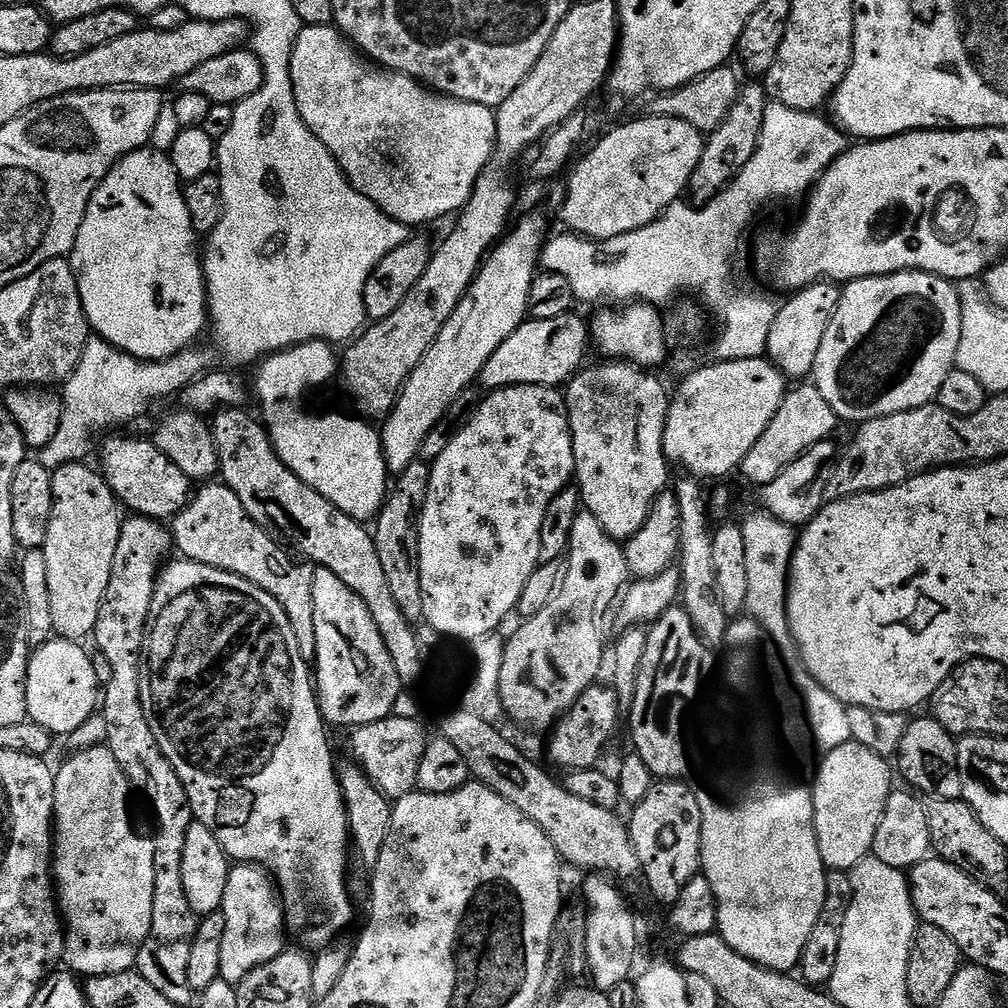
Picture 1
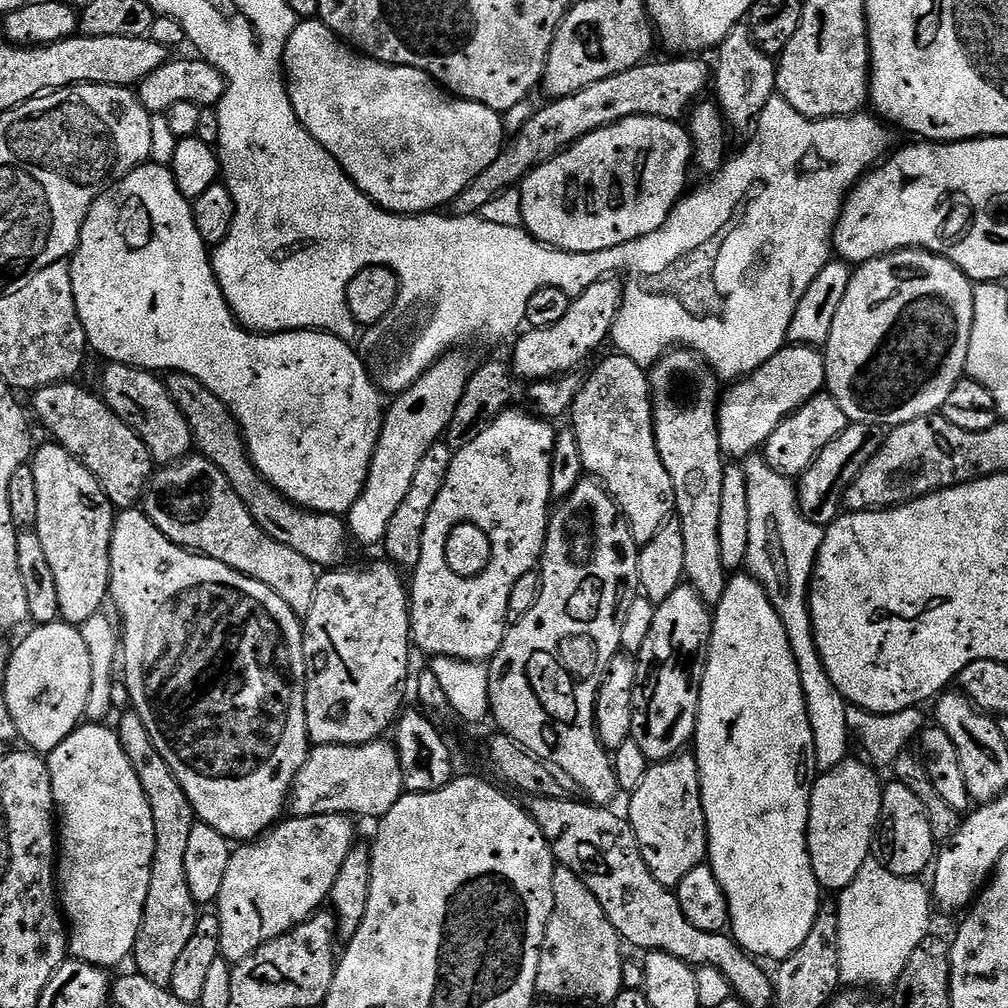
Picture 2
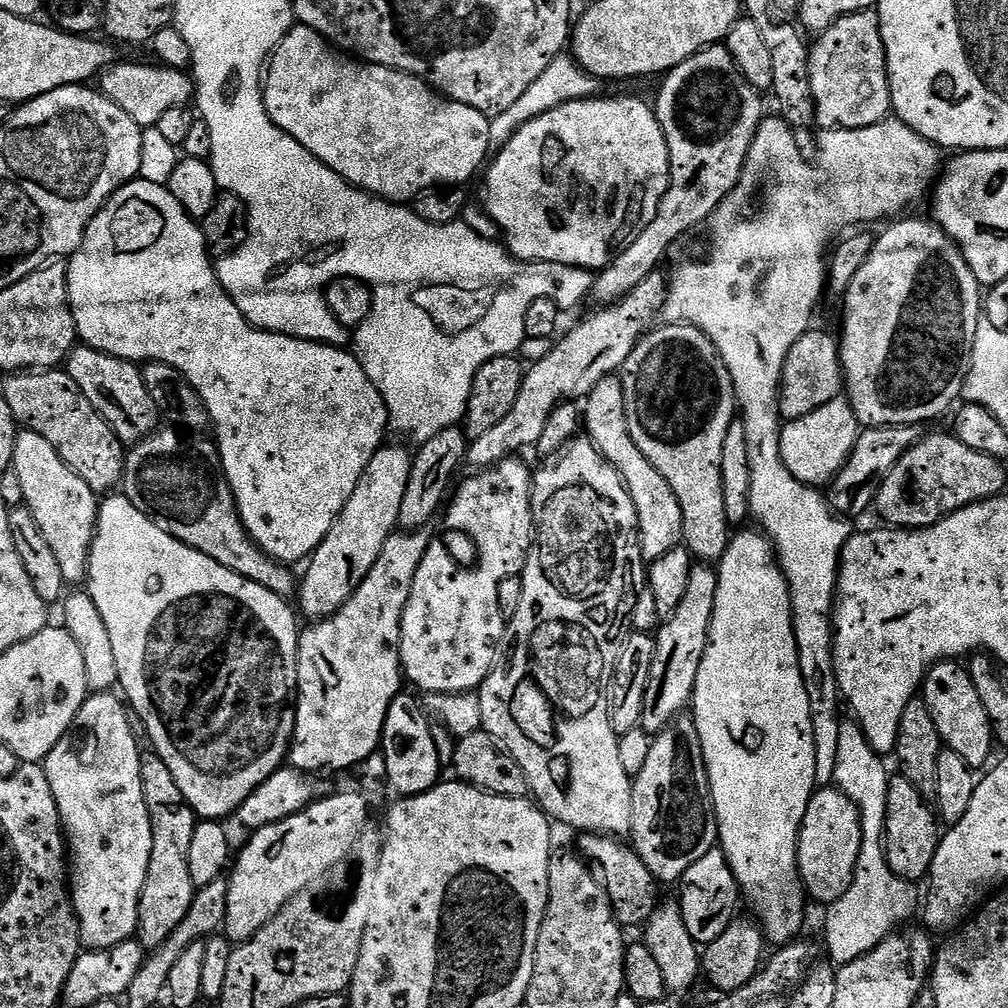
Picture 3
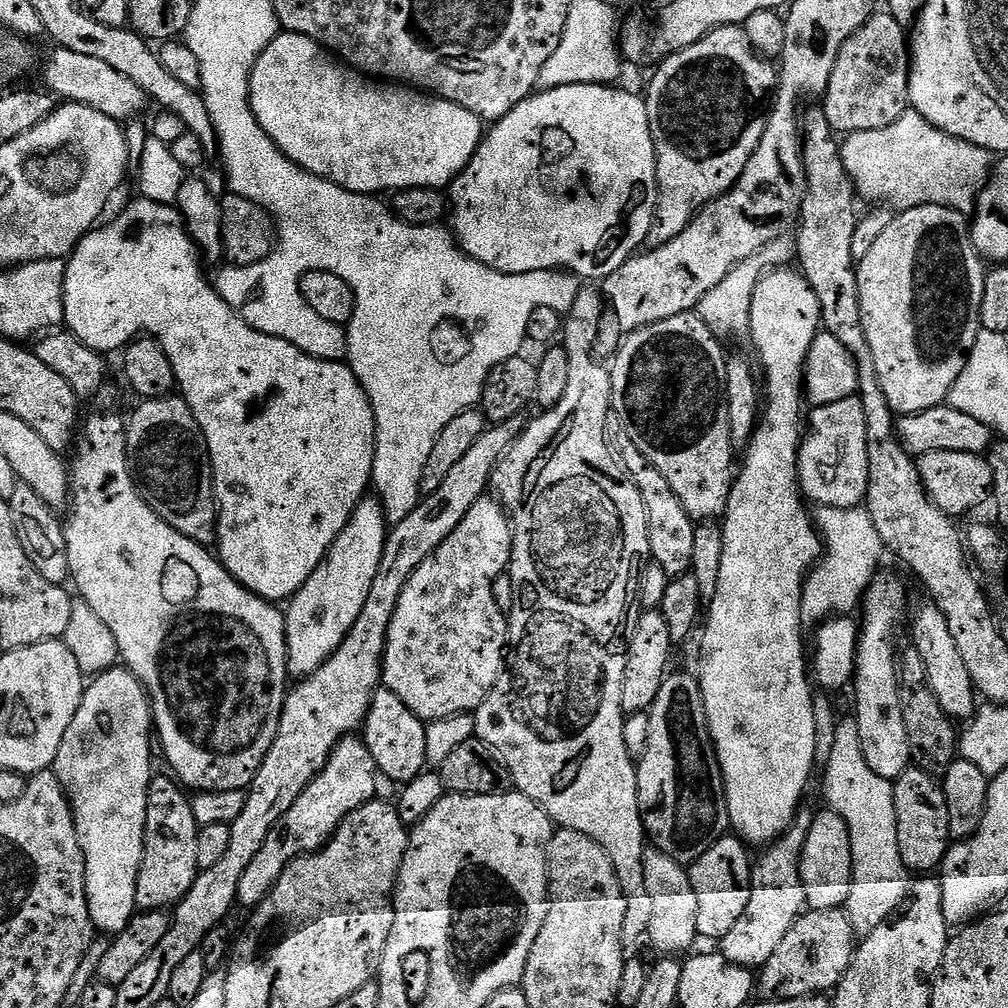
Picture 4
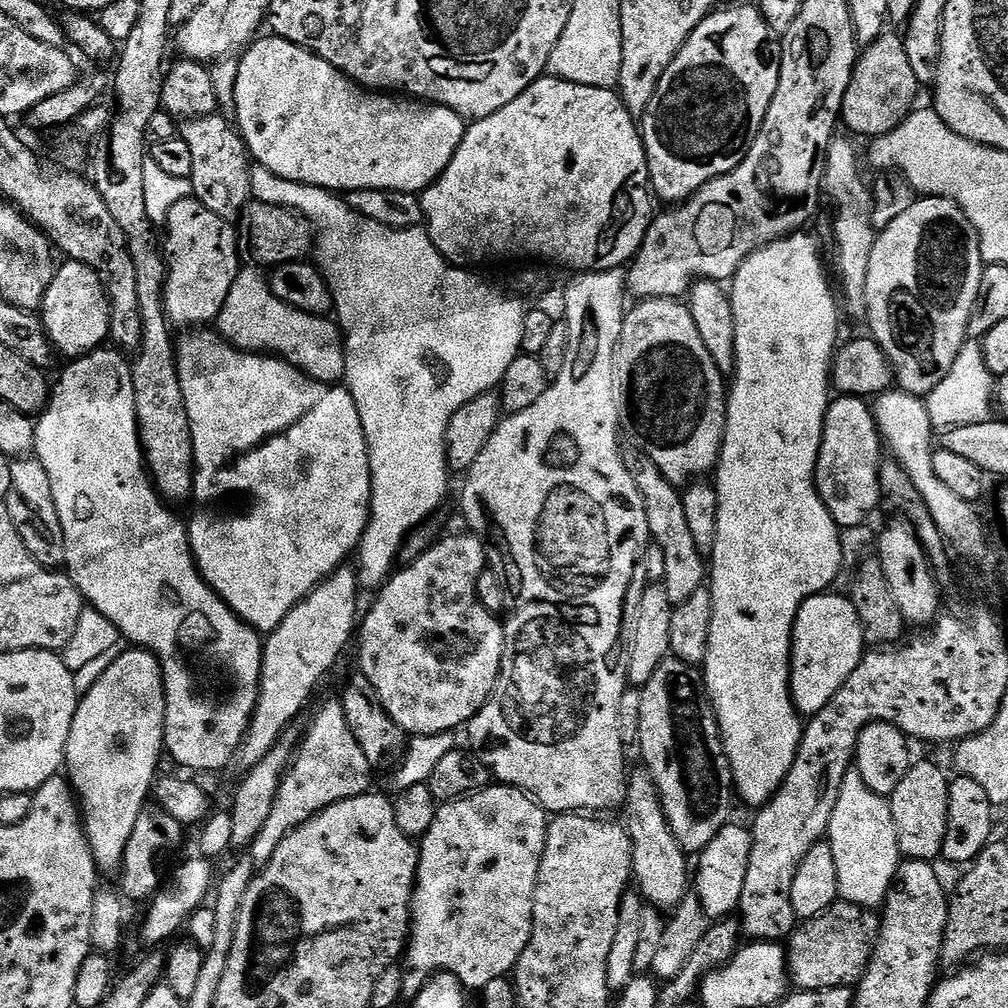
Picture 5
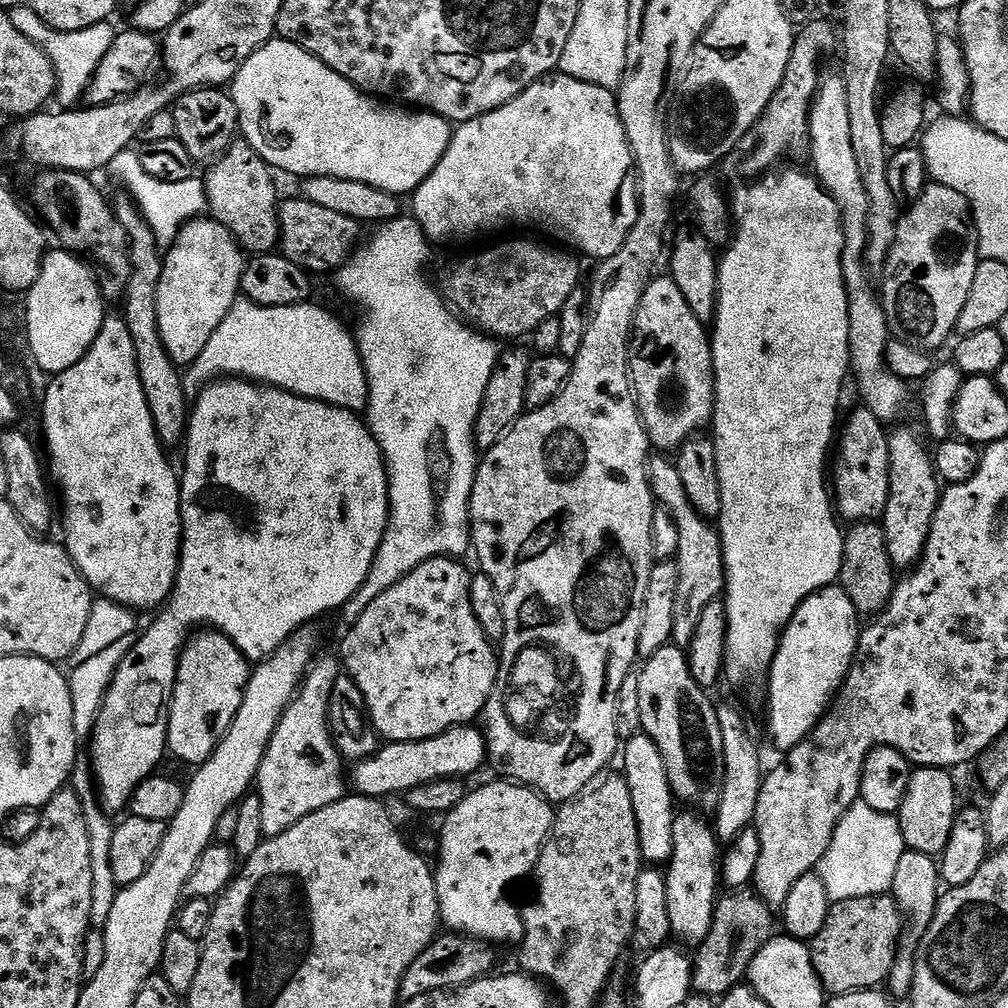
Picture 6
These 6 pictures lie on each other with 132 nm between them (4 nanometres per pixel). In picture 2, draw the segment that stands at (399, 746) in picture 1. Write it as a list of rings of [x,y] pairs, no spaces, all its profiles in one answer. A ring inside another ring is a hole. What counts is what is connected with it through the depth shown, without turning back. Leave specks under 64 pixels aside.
[[[381,738],[369,744],[317,744],[309,751],[290,793],[290,812],[298,816],[373,816],[379,818],[405,795],[395,743]]]

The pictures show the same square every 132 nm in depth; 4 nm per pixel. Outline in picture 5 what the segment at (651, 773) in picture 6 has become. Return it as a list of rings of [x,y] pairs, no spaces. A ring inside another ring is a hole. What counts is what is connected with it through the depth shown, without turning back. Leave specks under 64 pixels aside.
[[[647,770],[627,777],[628,793],[624,795],[622,812],[628,815],[626,827],[632,840],[632,875],[635,887],[651,907],[675,910],[690,892],[690,864],[680,843],[668,825],[658,790]]]

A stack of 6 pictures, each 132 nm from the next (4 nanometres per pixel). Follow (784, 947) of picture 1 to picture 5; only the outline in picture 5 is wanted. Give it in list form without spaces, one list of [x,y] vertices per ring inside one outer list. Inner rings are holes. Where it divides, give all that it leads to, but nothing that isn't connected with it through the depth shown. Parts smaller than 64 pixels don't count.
[[[801,230],[793,235],[785,236],[782,240],[775,240],[772,244],[767,244],[765,248],[759,248],[754,254],[744,260],[742,266],[736,271],[736,275],[730,281],[730,295],[732,298],[732,305],[734,306],[734,322],[736,323],[736,371],[730,380],[730,391],[728,392],[728,421],[726,422],[726,430],[724,431],[724,445],[720,451],[720,463],[714,469],[714,487],[718,494],[718,534],[714,542],[714,550],[710,554],[710,591],[712,594],[712,618],[710,620],[710,638],[708,639],[708,653],[702,665],[702,679],[705,688],[708,689],[708,698],[712,701],[712,708],[716,711],[718,718],[718,726],[722,734],[722,742],[724,749],[728,755],[728,761],[732,767],[732,782],[734,785],[734,792],[737,797],[740,796],[749,804],[753,810],[760,810],[771,801],[772,797],[780,791],[780,787],[784,784],[784,779],[790,774],[790,770],[796,761],[796,755],[800,749],[800,741],[802,739],[802,717],[796,711],[796,703],[792,700],[792,631],[794,630],[794,622],[798,610],[802,606],[802,602],[806,602],[806,598],[811,596],[819,596],[827,593],[828,588],[840,576],[840,567],[846,563],[844,554],[844,542],[842,539],[842,529],[836,525],[834,518],[830,514],[830,510],[826,510],[826,506],[822,502],[822,498],[816,489],[816,463],[818,462],[818,454],[822,446],[822,434],[824,433],[824,419],[828,413],[828,405],[830,403],[830,395],[828,396],[828,388],[830,392],[830,381],[832,378],[832,363],[838,351],[838,343],[836,339],[840,336],[840,312],[842,316],[842,308],[836,305],[836,296],[832,293],[832,288],[828,285],[828,276],[824,273],[824,264],[820,261],[820,248],[816,245],[816,240],[812,236],[807,236],[807,231]]]

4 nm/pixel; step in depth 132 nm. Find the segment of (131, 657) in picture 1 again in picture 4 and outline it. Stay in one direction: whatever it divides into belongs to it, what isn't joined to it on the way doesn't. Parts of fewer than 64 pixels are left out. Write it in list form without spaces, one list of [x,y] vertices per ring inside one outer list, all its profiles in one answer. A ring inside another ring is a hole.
[[[153,775],[148,788],[144,853],[136,883],[136,906],[140,910],[171,909],[188,893],[198,875],[196,850],[200,828],[192,813],[192,802],[175,779],[165,776]]]

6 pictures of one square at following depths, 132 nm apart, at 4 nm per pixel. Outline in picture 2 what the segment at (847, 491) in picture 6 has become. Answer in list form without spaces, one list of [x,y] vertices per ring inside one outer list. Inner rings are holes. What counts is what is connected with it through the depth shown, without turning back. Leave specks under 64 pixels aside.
[[[821,394],[810,398],[810,402],[806,402],[798,411],[785,418],[778,430],[770,434],[762,449],[764,461],[768,463],[770,470],[774,470],[774,474],[799,478],[812,465],[814,458],[822,454],[822,450],[826,450],[826,446],[830,446],[830,442],[834,442],[834,438],[838,438],[842,430],[848,428],[849,423],[846,414],[842,414],[842,406],[838,406],[832,396]]]

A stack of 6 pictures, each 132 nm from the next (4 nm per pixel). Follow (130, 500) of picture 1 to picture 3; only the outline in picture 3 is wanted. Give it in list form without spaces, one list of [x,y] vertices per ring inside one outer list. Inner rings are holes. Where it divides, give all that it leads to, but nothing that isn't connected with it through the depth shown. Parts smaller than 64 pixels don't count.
[[[25,370],[5,375],[3,378],[5,380],[2,394],[6,398],[6,406],[10,406],[12,417],[16,420],[17,425],[21,429],[42,434],[42,438],[46,438],[46,442],[50,442],[50,446],[54,446],[54,450],[58,450],[60,460],[66,462],[66,466],[70,466],[70,470],[74,470],[74,474],[78,474],[78,478],[82,478],[82,482],[86,482],[86,486],[90,486],[90,490],[94,490],[98,494],[108,494],[115,489],[112,488],[115,484],[117,487],[123,481],[126,459],[125,444],[114,434],[114,430],[108,425],[106,418],[102,418],[98,414],[98,410],[94,410],[94,406],[90,406],[90,398],[86,398],[86,394],[82,394],[78,382],[74,382],[74,378],[70,378],[67,371]]]

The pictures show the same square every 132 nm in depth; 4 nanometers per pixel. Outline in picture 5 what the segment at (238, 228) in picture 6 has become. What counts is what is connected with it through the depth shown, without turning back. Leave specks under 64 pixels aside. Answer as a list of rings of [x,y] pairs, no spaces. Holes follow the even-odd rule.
[[[223,115],[183,121],[179,125],[178,136],[186,142],[186,146],[190,146],[190,155],[194,162],[190,177],[192,195],[198,202],[202,202],[202,206],[206,206],[206,210],[214,210],[214,214],[232,222],[243,213],[244,207],[253,199],[254,161],[237,125]]]

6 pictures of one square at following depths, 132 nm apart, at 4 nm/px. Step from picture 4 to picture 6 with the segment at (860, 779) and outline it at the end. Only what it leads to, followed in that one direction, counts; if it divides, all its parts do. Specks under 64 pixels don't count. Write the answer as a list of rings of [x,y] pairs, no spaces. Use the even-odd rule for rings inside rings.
[[[859,799],[838,822],[834,838],[819,862],[818,874],[833,901],[883,896],[892,891],[898,860],[905,851],[899,819],[891,812],[874,810],[874,806]]]

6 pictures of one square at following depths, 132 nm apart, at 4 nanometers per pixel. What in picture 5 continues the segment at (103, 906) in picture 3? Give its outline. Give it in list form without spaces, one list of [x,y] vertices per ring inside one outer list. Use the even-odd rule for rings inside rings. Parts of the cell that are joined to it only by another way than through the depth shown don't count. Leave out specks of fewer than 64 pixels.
[[[142,648],[124,650],[106,670],[106,674],[102,674],[102,678],[98,678],[98,682],[94,682],[94,686],[79,697],[74,722],[70,726],[70,738],[66,738],[64,768],[66,779],[72,785],[82,809],[84,833],[88,836],[88,845],[101,873],[115,873],[123,865],[126,842],[130,842],[134,824],[144,813],[158,779],[156,767],[160,764],[160,752],[162,756],[165,751],[165,722],[166,694],[162,670],[156,655]]]

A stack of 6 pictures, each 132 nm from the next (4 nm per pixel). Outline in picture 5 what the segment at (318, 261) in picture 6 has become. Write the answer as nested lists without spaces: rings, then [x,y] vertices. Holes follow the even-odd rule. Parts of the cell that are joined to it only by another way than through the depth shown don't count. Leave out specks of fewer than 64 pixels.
[[[250,202],[244,207],[239,217],[238,243],[240,255],[249,265],[259,266],[264,270],[271,270],[277,264],[291,264],[305,259],[304,256],[313,251],[314,229],[298,212],[290,208],[282,208],[278,204],[262,204]]]

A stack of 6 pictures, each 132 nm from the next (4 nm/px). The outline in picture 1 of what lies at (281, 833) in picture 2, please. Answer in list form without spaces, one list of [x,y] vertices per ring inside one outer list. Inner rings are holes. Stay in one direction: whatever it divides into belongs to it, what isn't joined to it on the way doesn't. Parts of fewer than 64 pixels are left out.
[[[237,863],[229,871],[226,894],[219,912],[226,918],[226,934],[222,937],[221,980],[240,984],[250,970],[278,958],[278,954],[286,951],[283,907],[265,869],[254,864]]]

